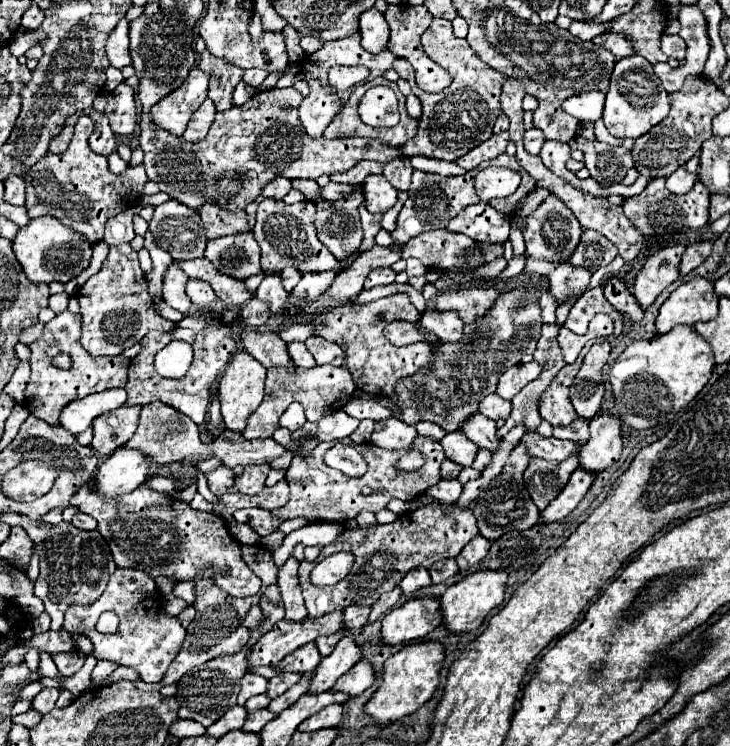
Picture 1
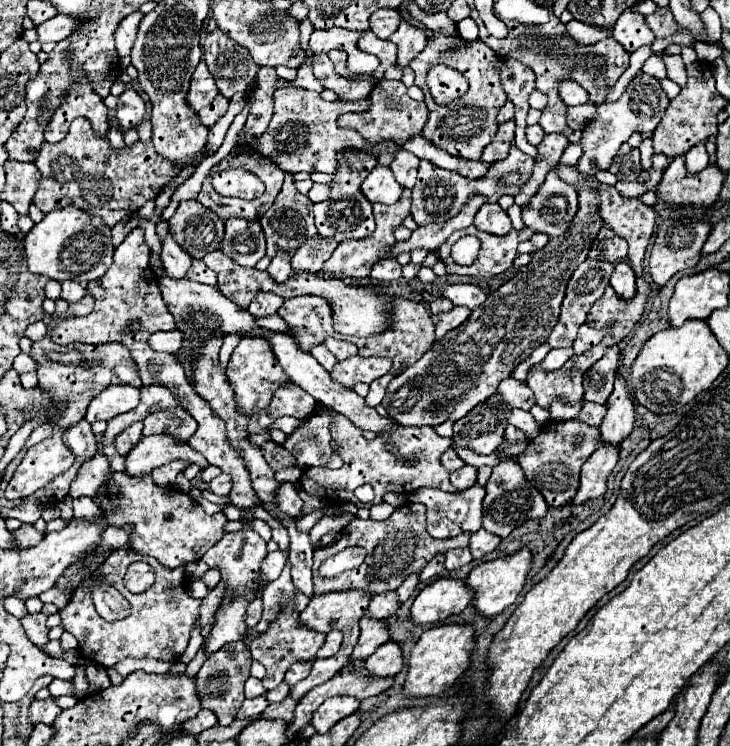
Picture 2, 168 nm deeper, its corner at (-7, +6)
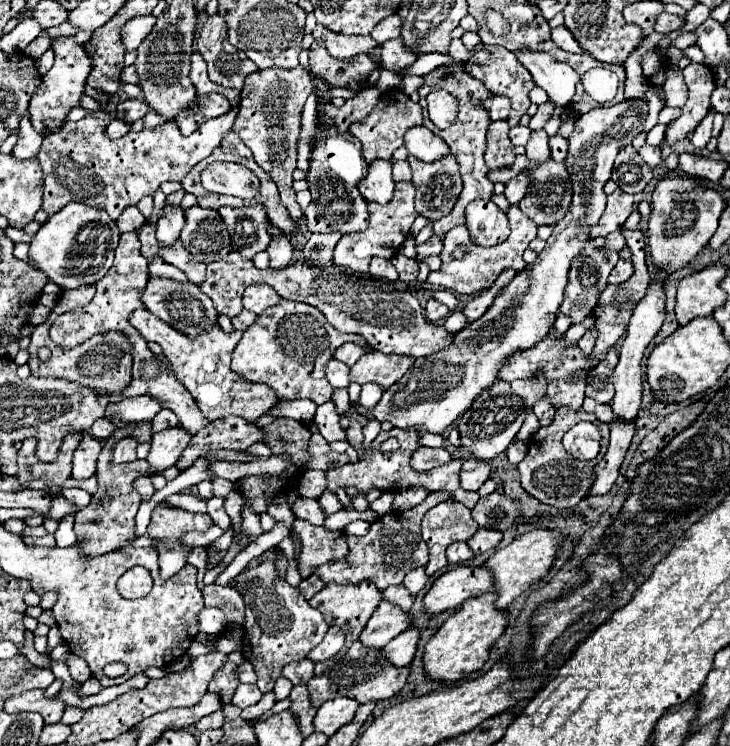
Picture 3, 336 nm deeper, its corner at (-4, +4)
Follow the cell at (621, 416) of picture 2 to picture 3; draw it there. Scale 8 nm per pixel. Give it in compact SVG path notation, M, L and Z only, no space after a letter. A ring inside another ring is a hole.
M659 273L659 279L655 283L651 283L647 295L637 303L633 317L629 321L627 327L627 335L625 341L621 345L619 351L619 363L613 371L613 385L615 385L615 397L611 401L611 409L617 421L633 421L637 417L639 405L641 405L641 391L643 391L643 371L641 371L641 359L643 353L647 349L647 345L651 343L651 339L657 335L657 331L663 325L663 317L665 317L665 293L663 293L663 283L661 283L663 273Z

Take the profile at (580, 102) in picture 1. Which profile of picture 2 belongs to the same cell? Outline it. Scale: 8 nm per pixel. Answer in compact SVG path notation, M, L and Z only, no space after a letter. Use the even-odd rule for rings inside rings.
M562 79L560 85L558 85L558 91L560 91L560 97L566 105L588 103L588 93L578 83L574 83L570 79Z

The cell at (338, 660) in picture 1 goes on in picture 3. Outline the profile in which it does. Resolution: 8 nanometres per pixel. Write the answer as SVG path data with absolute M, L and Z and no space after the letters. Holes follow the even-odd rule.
M381 601L375 613L369 617L365 629L361 631L359 641L363 641L363 645L369 649L383 649L391 639L395 639L409 627L409 621L409 613L395 609L395 605L387 601Z

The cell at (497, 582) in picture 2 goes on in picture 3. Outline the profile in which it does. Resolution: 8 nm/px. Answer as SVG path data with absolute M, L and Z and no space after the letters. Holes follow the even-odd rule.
M535 529L525 535L515 537L511 545L497 549L485 561L485 567L493 575L493 591L497 593L497 601L495 601L497 609L507 609L507 605L511 605L513 599L517 599L521 593L525 593L537 579L545 577L545 573L549 571L555 555L557 555L559 543L561 543L561 533L547 531L547 529Z

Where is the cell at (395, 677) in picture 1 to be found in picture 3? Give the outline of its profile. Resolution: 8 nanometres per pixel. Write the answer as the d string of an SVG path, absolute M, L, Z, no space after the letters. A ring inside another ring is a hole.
M485 593L481 597L465 601L461 609L455 611L441 625L441 629L427 641L423 649L423 669L425 669L427 679L455 683L483 667L483 663L489 657L491 645L507 627L507 615L495 609L493 603L495 603L495 593Z

